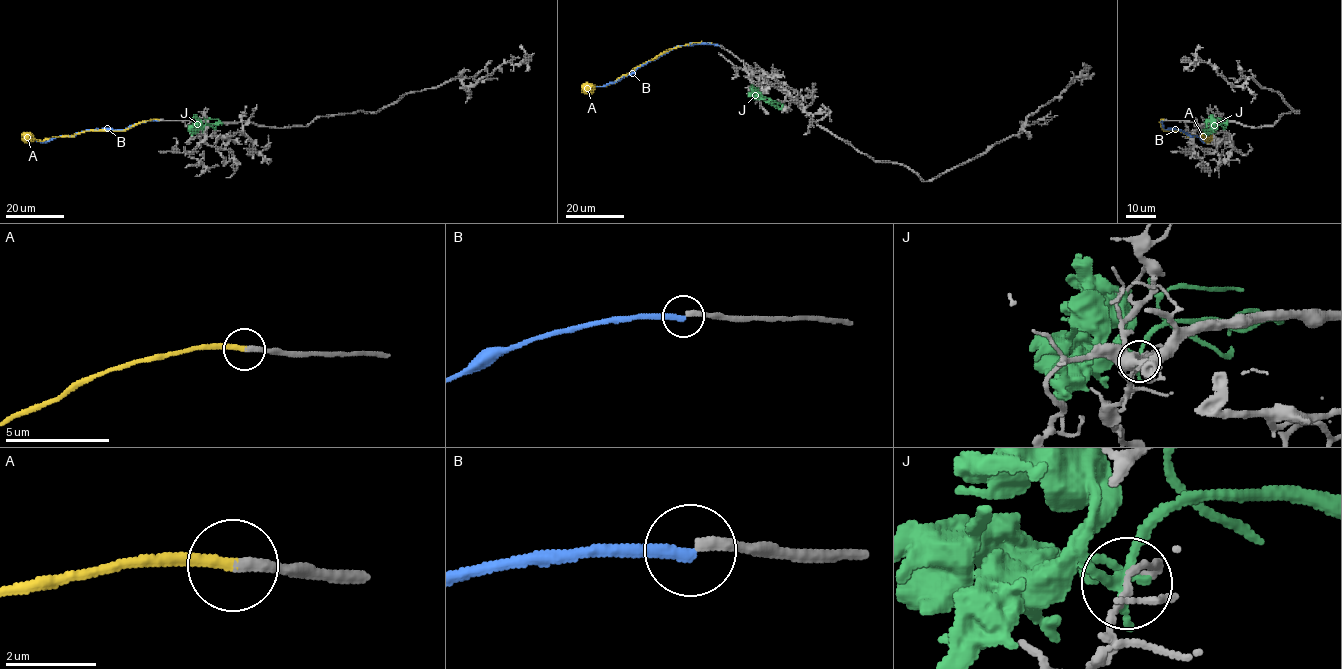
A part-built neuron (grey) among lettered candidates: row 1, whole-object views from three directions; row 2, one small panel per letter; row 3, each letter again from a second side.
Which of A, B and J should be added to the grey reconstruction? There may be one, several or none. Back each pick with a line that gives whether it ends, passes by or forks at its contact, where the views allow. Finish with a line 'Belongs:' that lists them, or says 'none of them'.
A: it ends
Belongs: A

